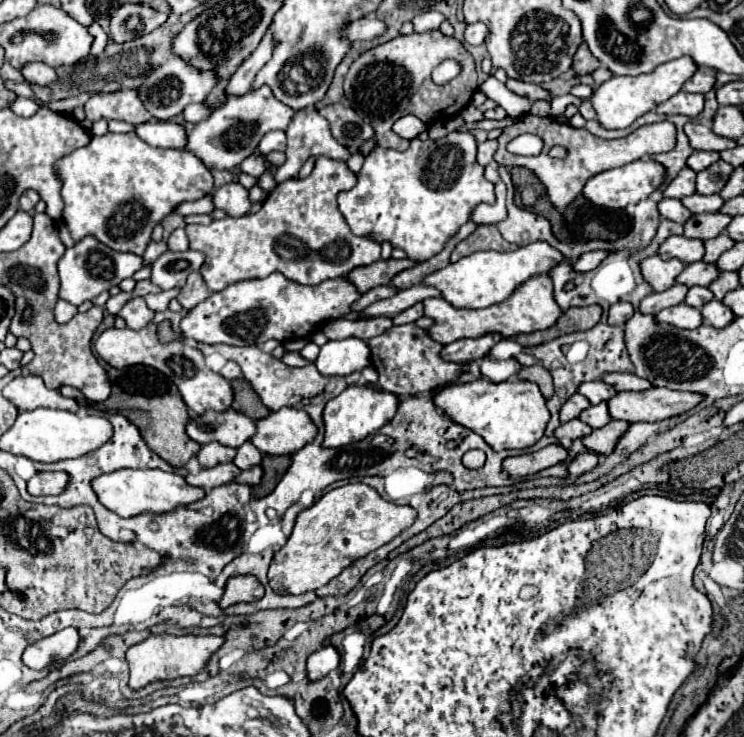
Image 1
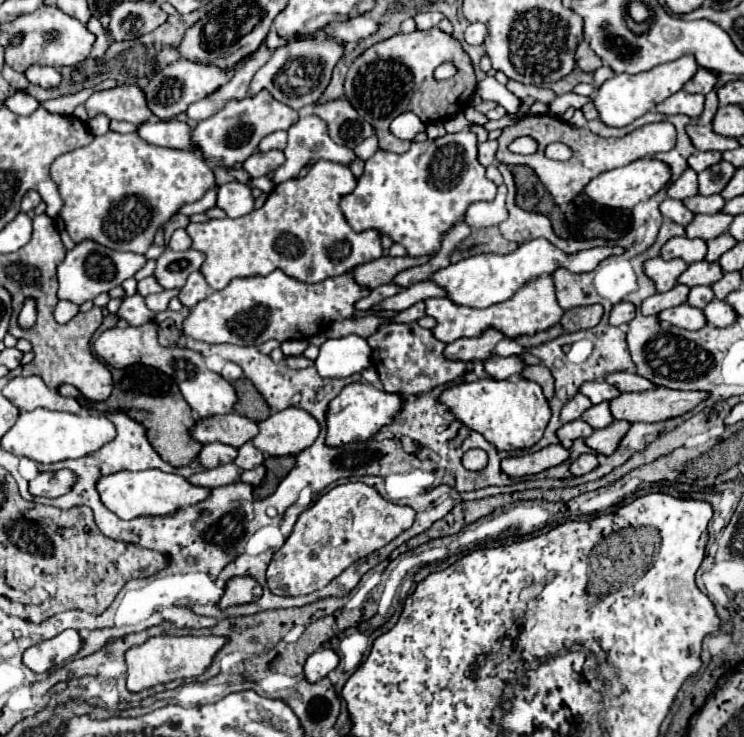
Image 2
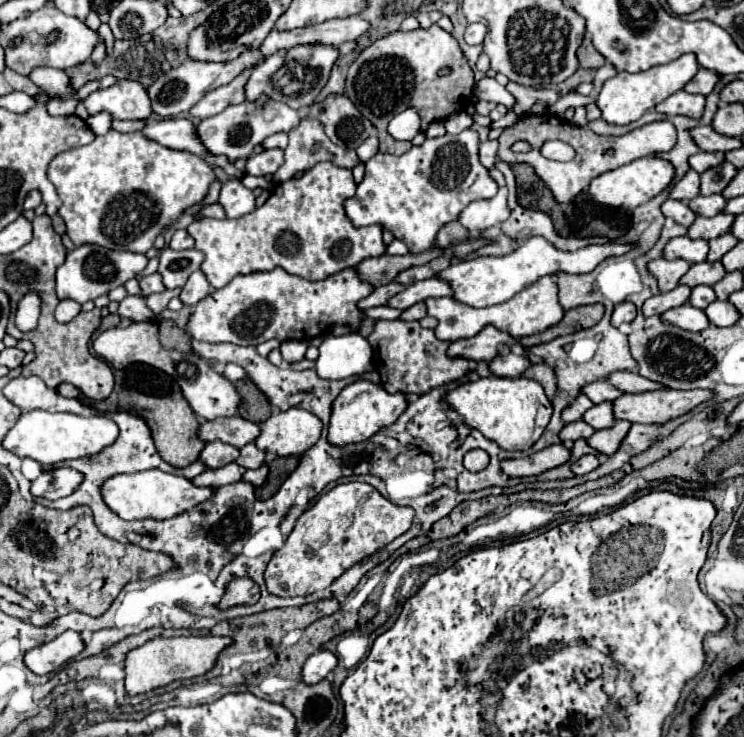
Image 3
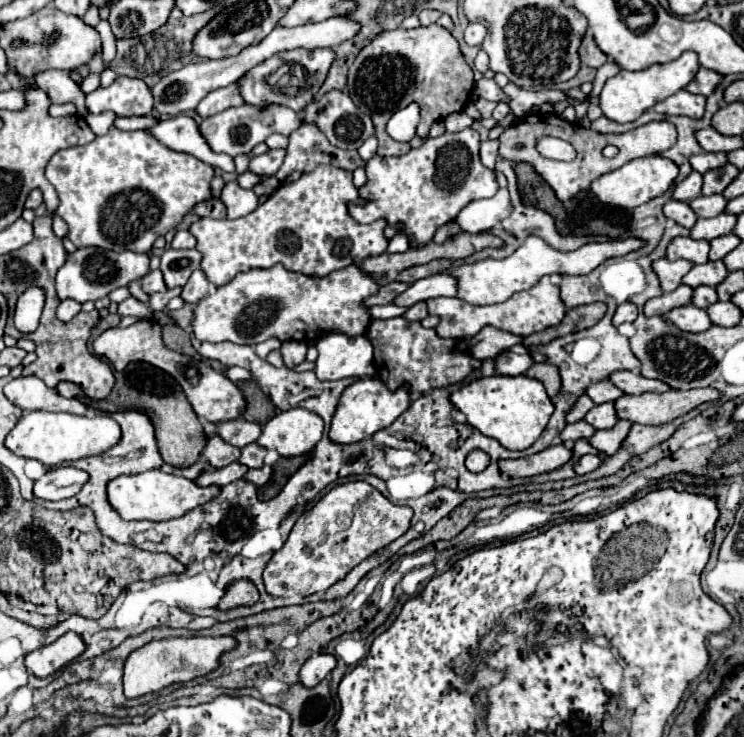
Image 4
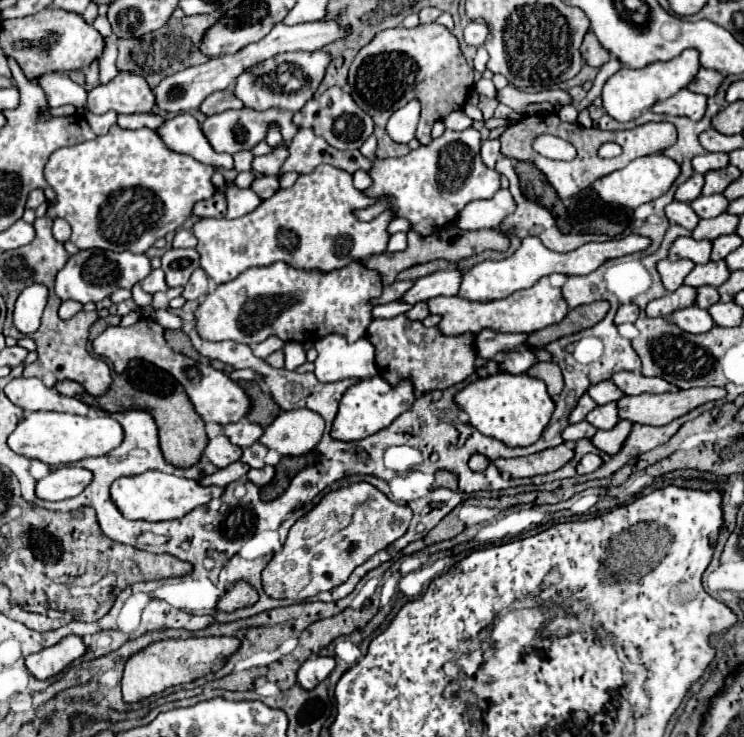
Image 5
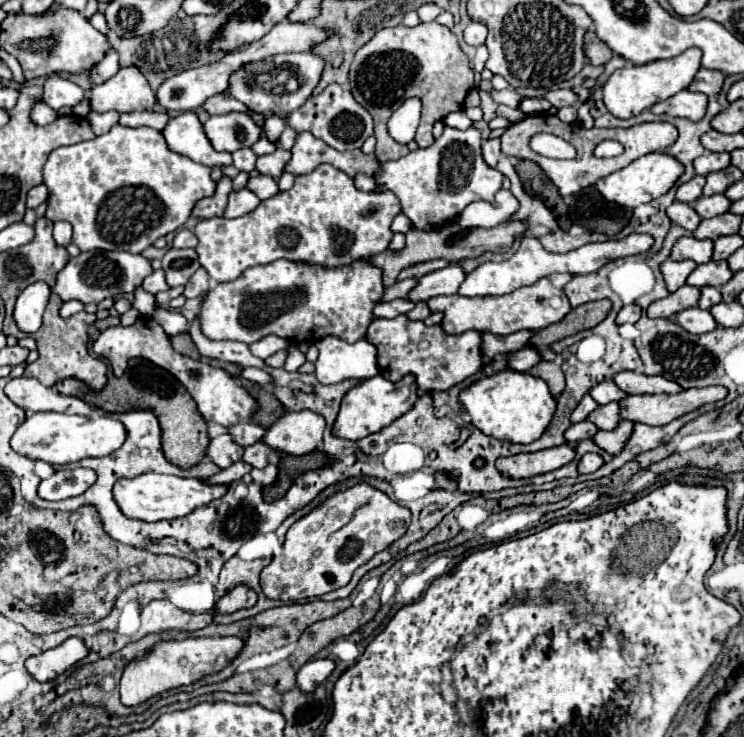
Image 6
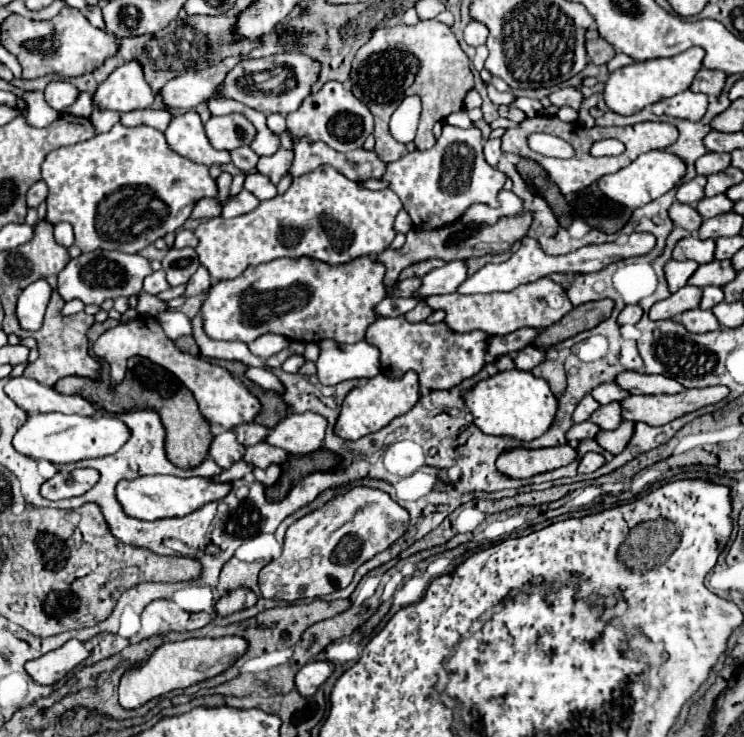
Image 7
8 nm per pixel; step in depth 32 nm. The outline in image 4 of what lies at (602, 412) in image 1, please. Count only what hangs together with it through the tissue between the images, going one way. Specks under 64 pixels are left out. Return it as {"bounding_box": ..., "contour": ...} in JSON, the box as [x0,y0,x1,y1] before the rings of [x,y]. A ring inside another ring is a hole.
{"bounding_box":[584,402,618,430],"contour":[[[606,402],[606,404],[594,406],[594,408],[586,414],[584,420],[586,420],[588,424],[592,424],[596,430],[610,430],[610,428],[614,428],[614,424],[618,422],[614,402]]]}

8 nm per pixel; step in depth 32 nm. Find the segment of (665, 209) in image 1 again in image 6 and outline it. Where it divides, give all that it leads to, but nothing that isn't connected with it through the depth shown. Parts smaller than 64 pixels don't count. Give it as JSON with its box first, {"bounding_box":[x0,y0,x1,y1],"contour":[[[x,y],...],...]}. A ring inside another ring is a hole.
{"bounding_box":[666,200,702,232],"contour":[[[674,200],[666,212],[668,212],[668,218],[672,220],[672,224],[678,224],[690,232],[694,232],[698,228],[698,224],[702,222],[698,212],[694,212],[694,208],[690,204],[682,204],[678,200]]]}

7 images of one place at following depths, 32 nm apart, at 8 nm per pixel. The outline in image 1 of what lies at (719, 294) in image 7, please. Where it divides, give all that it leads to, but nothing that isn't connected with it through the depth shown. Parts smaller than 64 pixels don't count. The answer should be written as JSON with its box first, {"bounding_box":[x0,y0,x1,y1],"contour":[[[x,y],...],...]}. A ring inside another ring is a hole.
{"bounding_box":[686,286,714,308],"contour":[[[694,286],[688,290],[688,296],[686,296],[686,304],[694,308],[702,308],[710,300],[714,300],[714,294],[706,286]]]}

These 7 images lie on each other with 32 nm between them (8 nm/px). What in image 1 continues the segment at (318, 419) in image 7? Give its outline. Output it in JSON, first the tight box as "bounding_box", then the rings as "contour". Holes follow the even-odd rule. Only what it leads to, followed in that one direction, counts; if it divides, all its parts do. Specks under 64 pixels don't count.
{"bounding_box":[250,408,318,456],"contour":[[[282,408],[272,412],[268,418],[256,422],[258,432],[250,438],[250,442],[262,452],[272,456],[294,454],[298,448],[304,448],[318,434],[318,426],[306,416],[306,412],[298,412],[298,408]]]}

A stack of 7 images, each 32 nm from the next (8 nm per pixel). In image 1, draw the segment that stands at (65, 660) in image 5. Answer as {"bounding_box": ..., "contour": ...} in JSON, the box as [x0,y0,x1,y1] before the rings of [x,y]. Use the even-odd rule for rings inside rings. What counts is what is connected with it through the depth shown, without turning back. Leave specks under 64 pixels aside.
{"bounding_box":[24,628,80,670],"contour":[[[64,628],[54,636],[42,638],[24,650],[24,664],[32,670],[46,670],[48,666],[70,658],[80,644],[80,636],[74,628]]]}

